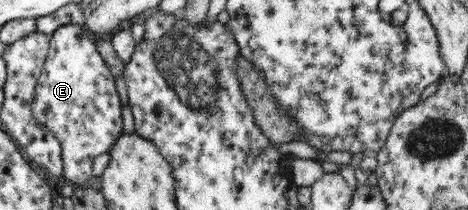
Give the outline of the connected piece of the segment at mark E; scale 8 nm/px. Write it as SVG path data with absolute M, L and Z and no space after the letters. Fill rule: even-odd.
M66 24L50 37L47 58L37 78L31 113L35 121L53 132L60 141L63 176L76 186L92 178L93 160L108 152L123 134L122 104L115 87L115 76L105 64L96 42L89 39L82 25Z

